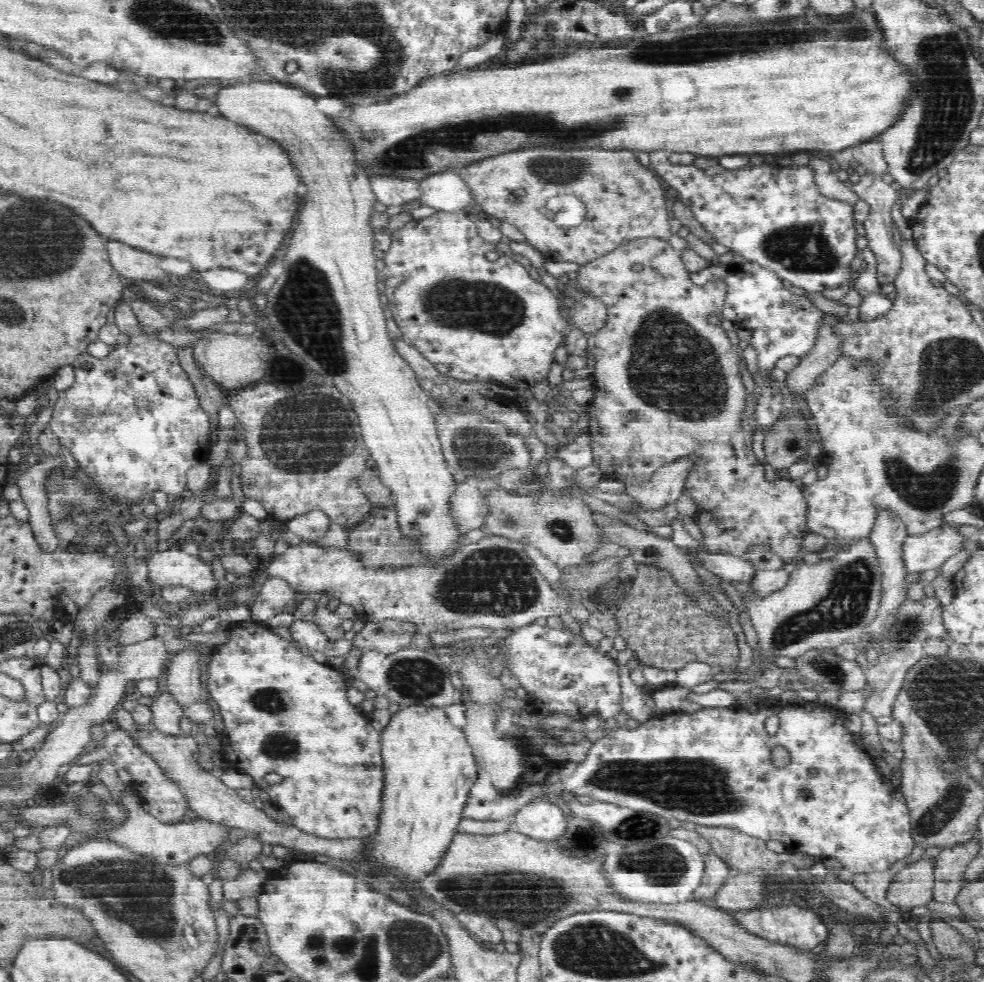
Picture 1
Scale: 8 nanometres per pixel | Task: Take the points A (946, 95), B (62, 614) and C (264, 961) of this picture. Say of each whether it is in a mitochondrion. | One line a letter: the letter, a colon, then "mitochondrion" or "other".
A: mitochondrion
B: other
C: other

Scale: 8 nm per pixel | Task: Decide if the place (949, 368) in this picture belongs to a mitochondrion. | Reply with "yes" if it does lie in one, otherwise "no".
yes

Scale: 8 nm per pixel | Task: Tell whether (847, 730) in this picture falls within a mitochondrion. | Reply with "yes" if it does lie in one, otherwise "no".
no

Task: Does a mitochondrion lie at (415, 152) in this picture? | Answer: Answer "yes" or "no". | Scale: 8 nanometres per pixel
yes

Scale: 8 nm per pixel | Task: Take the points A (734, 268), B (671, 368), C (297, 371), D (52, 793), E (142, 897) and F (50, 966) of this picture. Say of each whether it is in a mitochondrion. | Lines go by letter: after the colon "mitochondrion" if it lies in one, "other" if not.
A: other
B: mitochondrion
C: mitochondrion
D: other
E: mitochondrion
F: other

